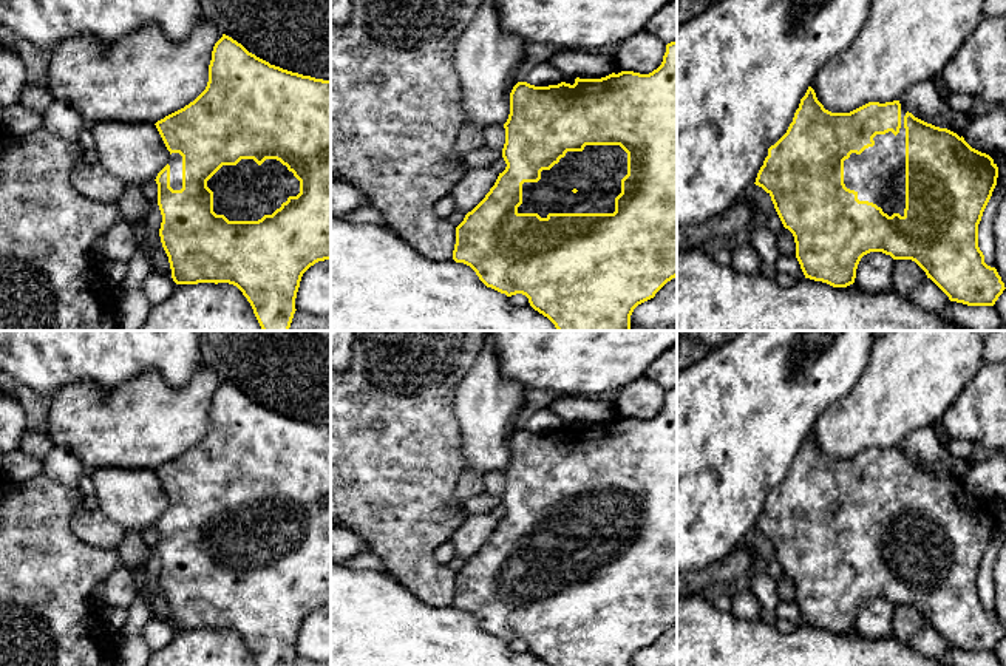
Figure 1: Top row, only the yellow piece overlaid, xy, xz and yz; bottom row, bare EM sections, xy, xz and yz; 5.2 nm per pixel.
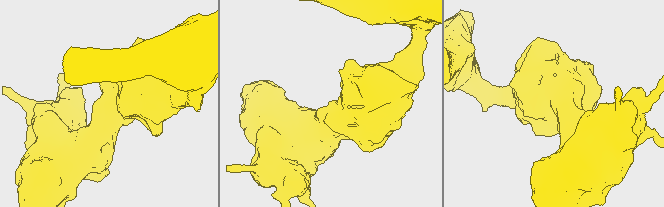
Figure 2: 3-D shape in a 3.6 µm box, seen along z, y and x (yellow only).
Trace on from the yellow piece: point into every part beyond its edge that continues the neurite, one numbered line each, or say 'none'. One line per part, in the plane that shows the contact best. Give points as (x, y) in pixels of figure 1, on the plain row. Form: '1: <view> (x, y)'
1: xz (597, 518)

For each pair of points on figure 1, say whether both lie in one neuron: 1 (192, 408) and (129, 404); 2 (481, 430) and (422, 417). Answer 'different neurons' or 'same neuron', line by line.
1: same neuron
2: different neurons

